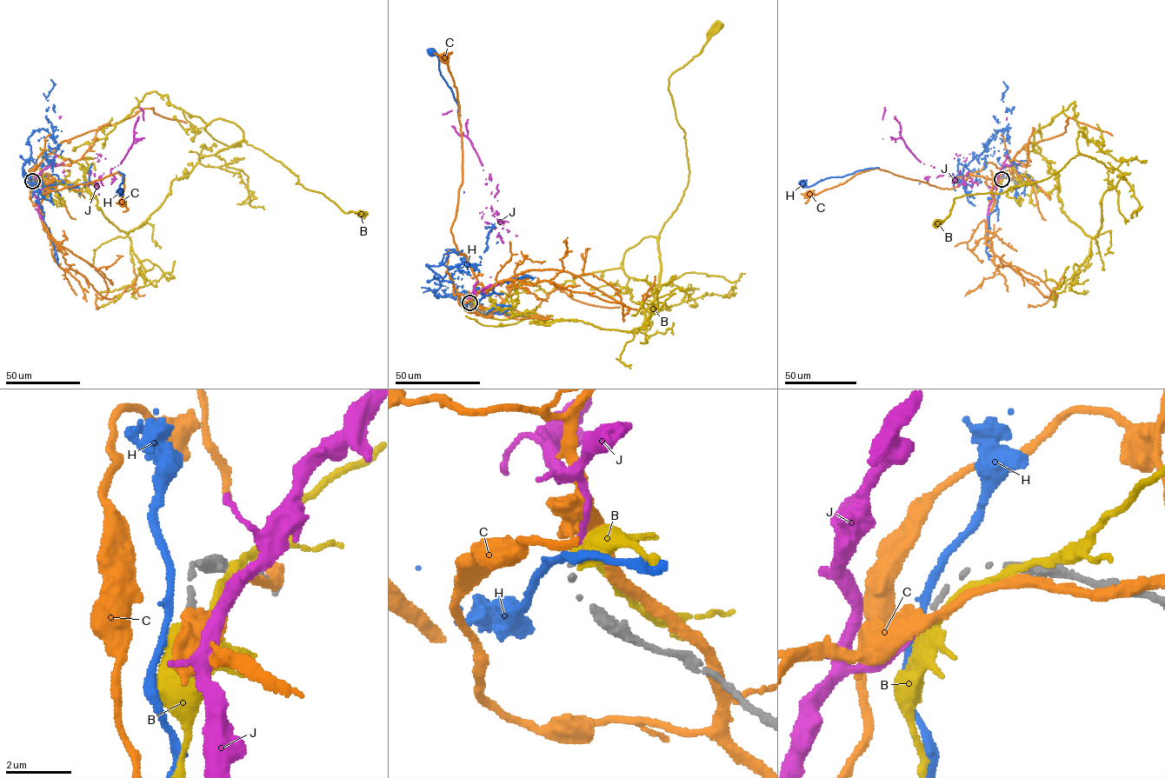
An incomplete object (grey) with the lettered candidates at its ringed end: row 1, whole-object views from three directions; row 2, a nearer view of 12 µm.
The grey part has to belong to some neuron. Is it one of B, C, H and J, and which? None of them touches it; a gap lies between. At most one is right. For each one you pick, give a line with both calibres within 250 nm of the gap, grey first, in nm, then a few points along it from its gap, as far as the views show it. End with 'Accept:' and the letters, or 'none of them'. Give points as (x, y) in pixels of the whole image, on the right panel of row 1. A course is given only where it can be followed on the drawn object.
J: 150/180 nm | via (1001, 179), (1001, 168), (1009, 165), (960, 185), (921, 162), (895, 118), (883, 116), (885, 107)
Accept: J

